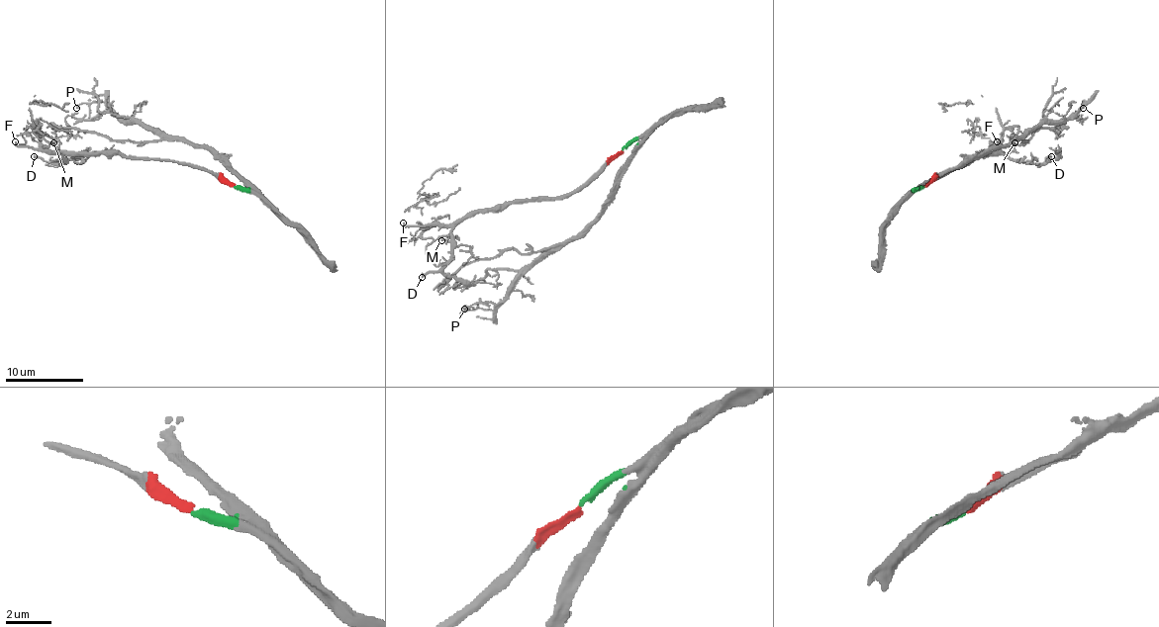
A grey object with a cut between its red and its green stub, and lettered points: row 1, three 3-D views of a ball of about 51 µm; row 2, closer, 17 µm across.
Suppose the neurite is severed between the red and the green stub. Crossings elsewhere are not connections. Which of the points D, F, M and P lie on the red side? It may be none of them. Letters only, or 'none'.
D, F, M

